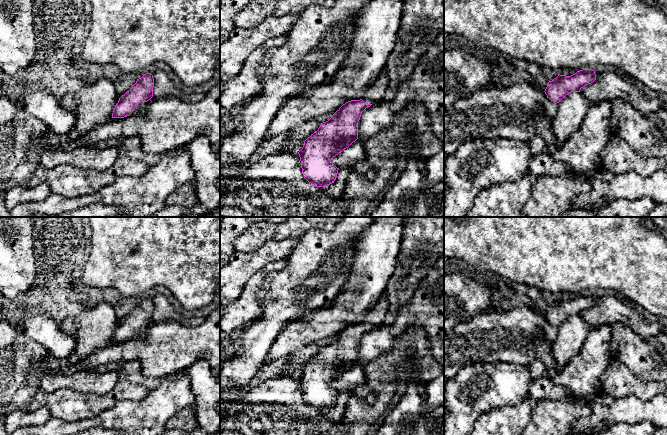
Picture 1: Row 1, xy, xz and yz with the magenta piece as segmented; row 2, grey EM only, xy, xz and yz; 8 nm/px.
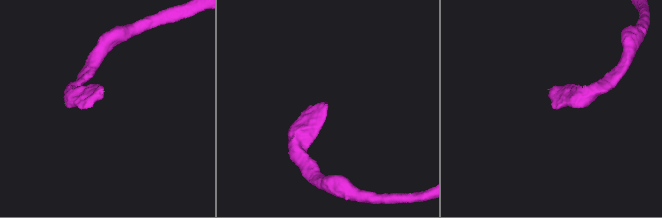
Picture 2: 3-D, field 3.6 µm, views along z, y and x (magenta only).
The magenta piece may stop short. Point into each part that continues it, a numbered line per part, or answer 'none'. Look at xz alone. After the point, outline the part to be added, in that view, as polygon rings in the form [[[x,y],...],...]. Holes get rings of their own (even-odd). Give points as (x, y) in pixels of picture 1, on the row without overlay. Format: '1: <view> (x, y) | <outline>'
1: xz (378, 314) | [[[385,294],[379,299],[374,308],[367,314],[362,324],[368,328],[375,328],[386,321],[389,302]]]

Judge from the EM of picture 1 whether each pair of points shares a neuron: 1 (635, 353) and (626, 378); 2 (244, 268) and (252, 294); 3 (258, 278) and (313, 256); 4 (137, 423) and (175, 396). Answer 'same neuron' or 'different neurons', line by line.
1: different neurons
2: different neurons
3: different neurons
4: same neuron

